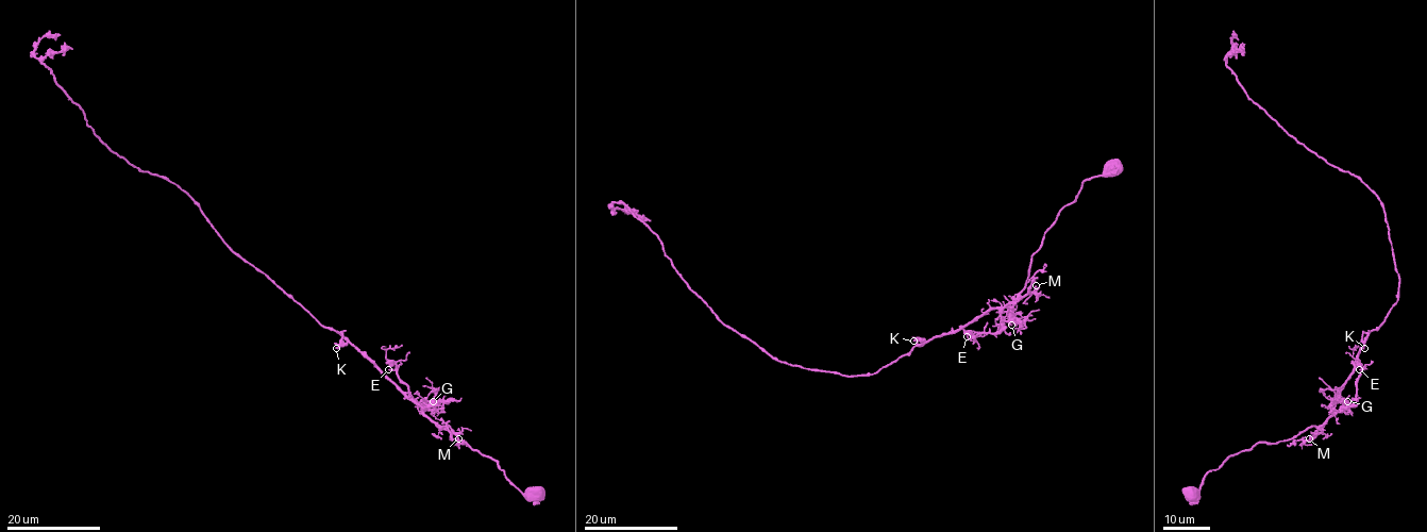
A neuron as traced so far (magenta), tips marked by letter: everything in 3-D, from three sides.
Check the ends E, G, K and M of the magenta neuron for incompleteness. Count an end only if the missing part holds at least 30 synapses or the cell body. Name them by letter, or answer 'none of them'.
none of them

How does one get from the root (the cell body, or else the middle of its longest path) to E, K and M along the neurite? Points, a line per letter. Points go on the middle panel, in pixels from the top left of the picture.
E: (1111, 168), (1087, 179), (1060, 211), (1033, 256), (1024, 289), (1003, 309), (1001, 327), (972, 339), (967, 336)
K: (1111, 168), (1087, 179), (1060, 211), (1014, 300), (959, 329), (913, 341)
M: (1111, 168), (1087, 179), (1076, 199), (1060, 211), (1045, 233), (1020, 294), (1025, 296), (1036, 285)

